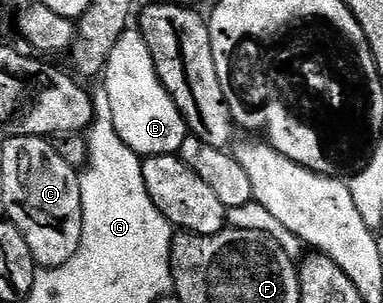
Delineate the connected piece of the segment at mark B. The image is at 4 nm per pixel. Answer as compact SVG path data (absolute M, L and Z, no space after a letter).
M130 27L123 35L119 35L119 43L115 43L115 48L111 50L111 55L105 64L104 81L105 97L109 100L107 115L113 121L119 139L123 139L127 147L134 149L142 158L180 154L183 139L187 135L185 120L181 118L176 103L163 87L163 83L157 78L157 68L151 59L151 51L147 47L140 28Z

